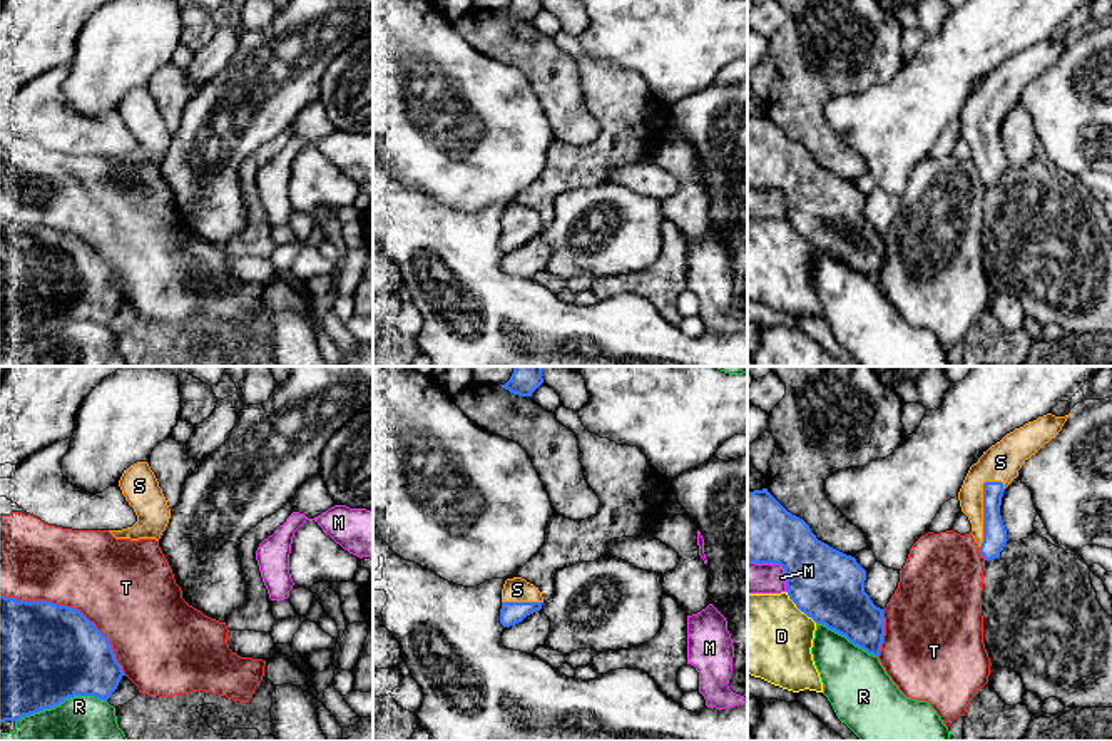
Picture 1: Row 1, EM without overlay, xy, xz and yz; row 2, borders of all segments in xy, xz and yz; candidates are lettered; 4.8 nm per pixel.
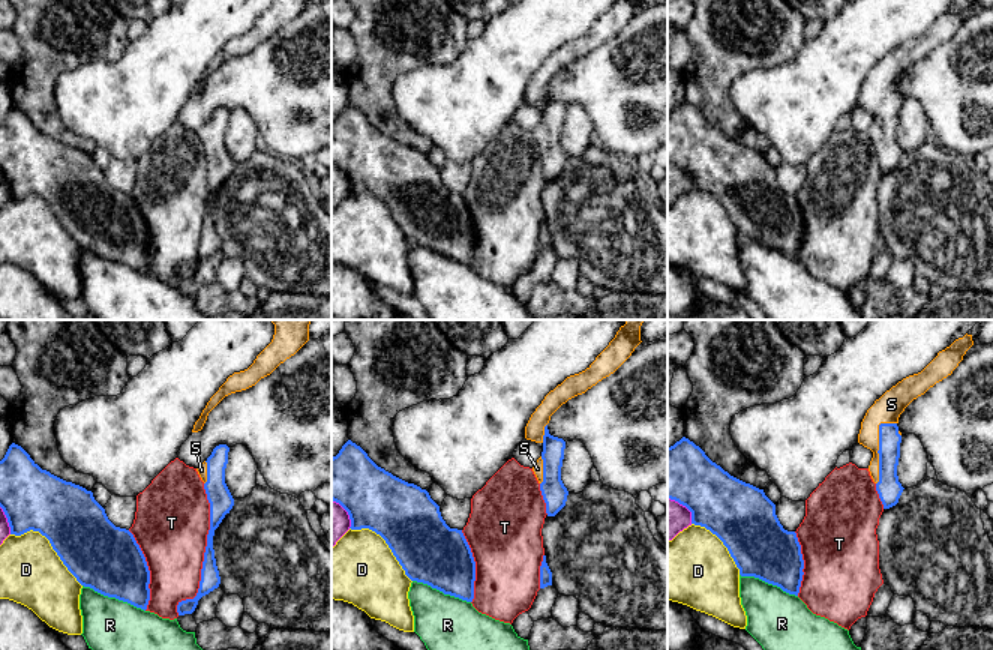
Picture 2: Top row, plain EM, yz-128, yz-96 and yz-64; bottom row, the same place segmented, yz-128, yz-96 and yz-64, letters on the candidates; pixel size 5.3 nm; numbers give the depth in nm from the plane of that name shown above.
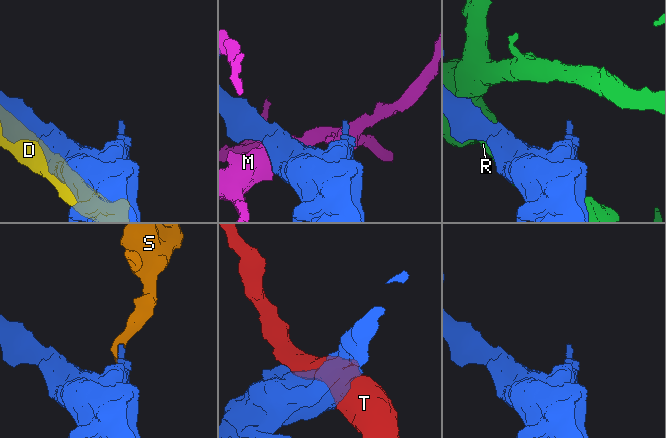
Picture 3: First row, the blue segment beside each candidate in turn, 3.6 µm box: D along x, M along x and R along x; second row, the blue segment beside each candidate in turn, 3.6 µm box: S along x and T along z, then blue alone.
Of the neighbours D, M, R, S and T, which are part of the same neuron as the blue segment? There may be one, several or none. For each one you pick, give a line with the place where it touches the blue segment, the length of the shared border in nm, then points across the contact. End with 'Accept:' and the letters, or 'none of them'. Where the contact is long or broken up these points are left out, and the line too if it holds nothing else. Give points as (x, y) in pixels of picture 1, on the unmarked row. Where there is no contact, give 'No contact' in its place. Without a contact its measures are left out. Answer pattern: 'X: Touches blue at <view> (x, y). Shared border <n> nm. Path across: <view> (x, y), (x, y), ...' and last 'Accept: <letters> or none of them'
S: Touches blue at yz (984, 132). Shared border 340 nm
Accept: S

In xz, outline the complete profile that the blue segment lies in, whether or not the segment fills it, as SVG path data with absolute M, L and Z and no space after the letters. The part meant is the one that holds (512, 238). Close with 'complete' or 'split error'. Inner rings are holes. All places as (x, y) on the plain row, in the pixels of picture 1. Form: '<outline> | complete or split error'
M522 202L507 204L502 214L500 249L503 253L522 248L542 234L543 222L538 212Z | split error

